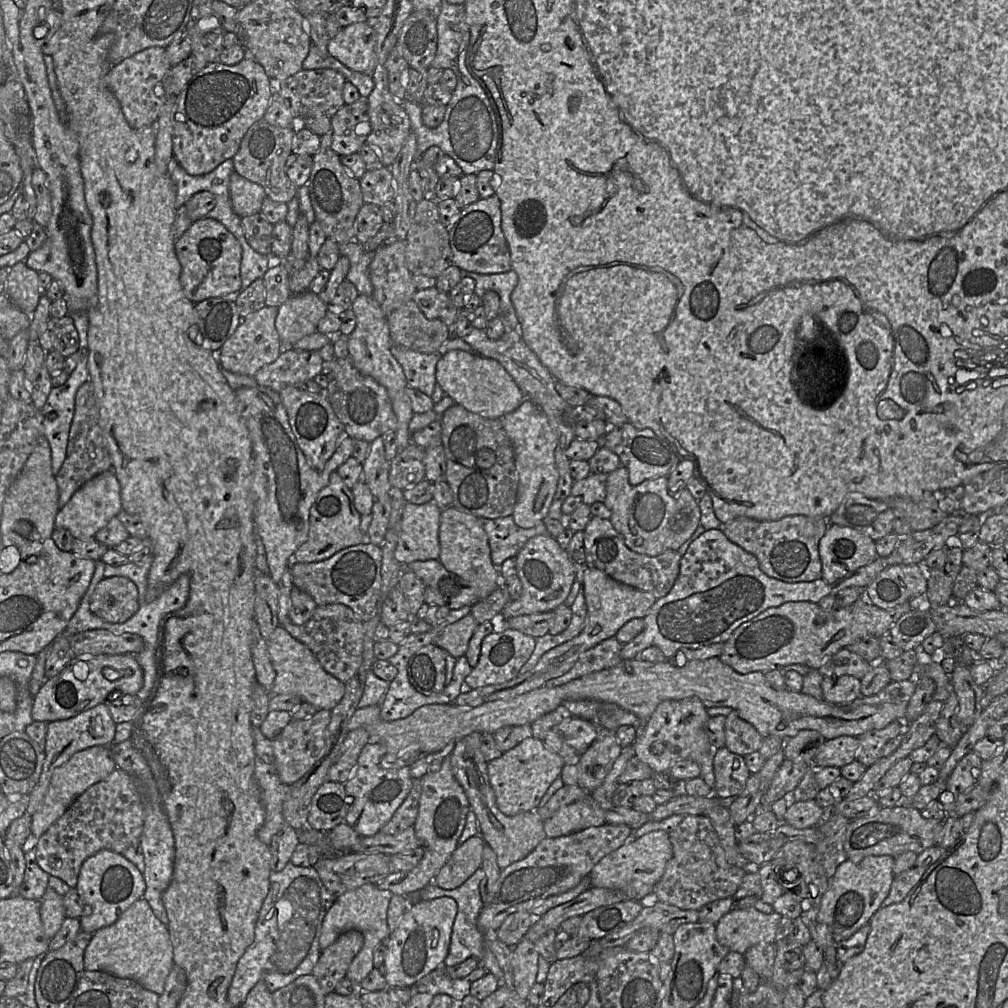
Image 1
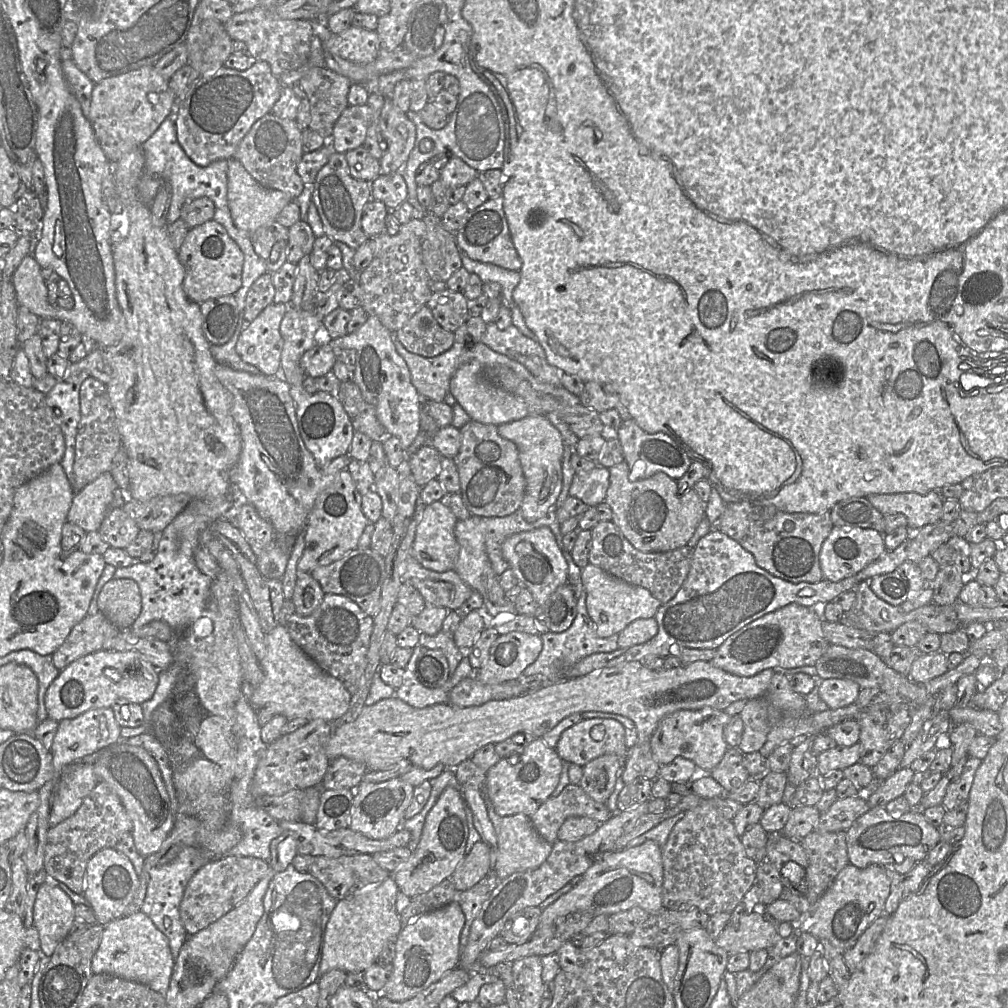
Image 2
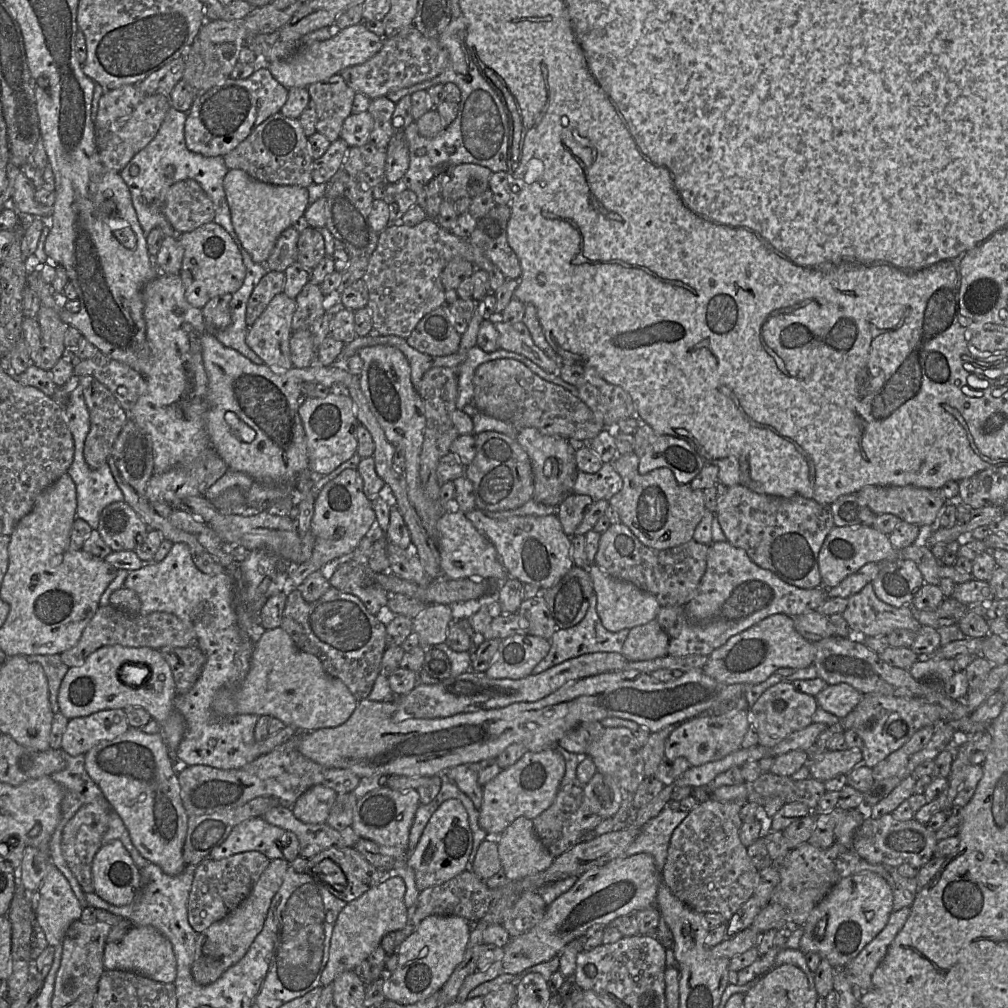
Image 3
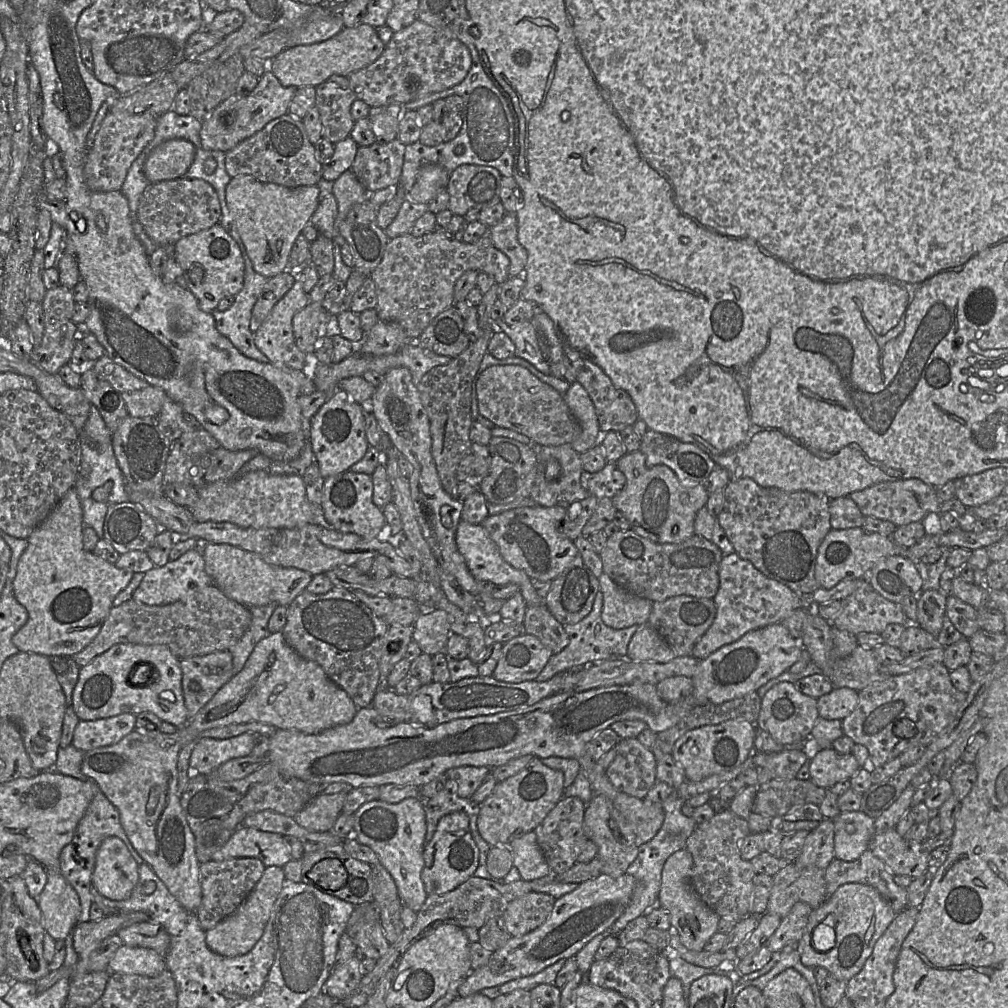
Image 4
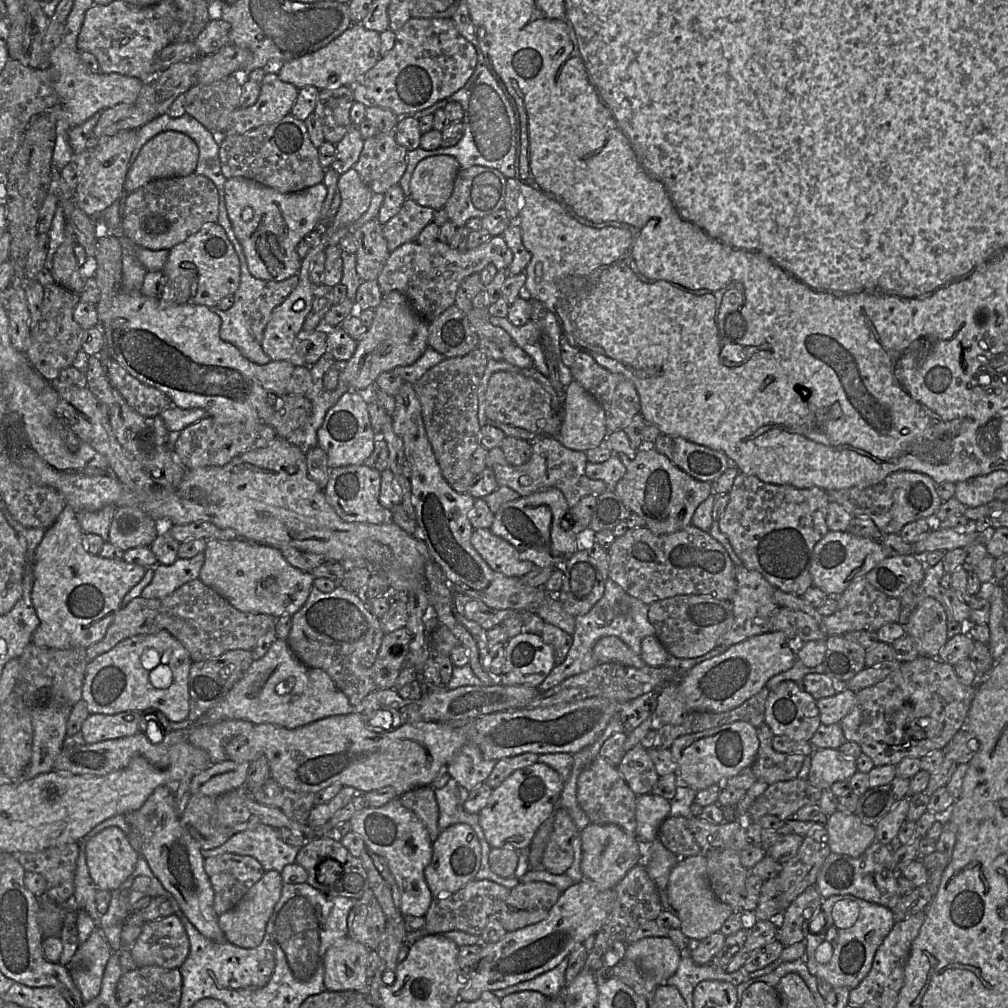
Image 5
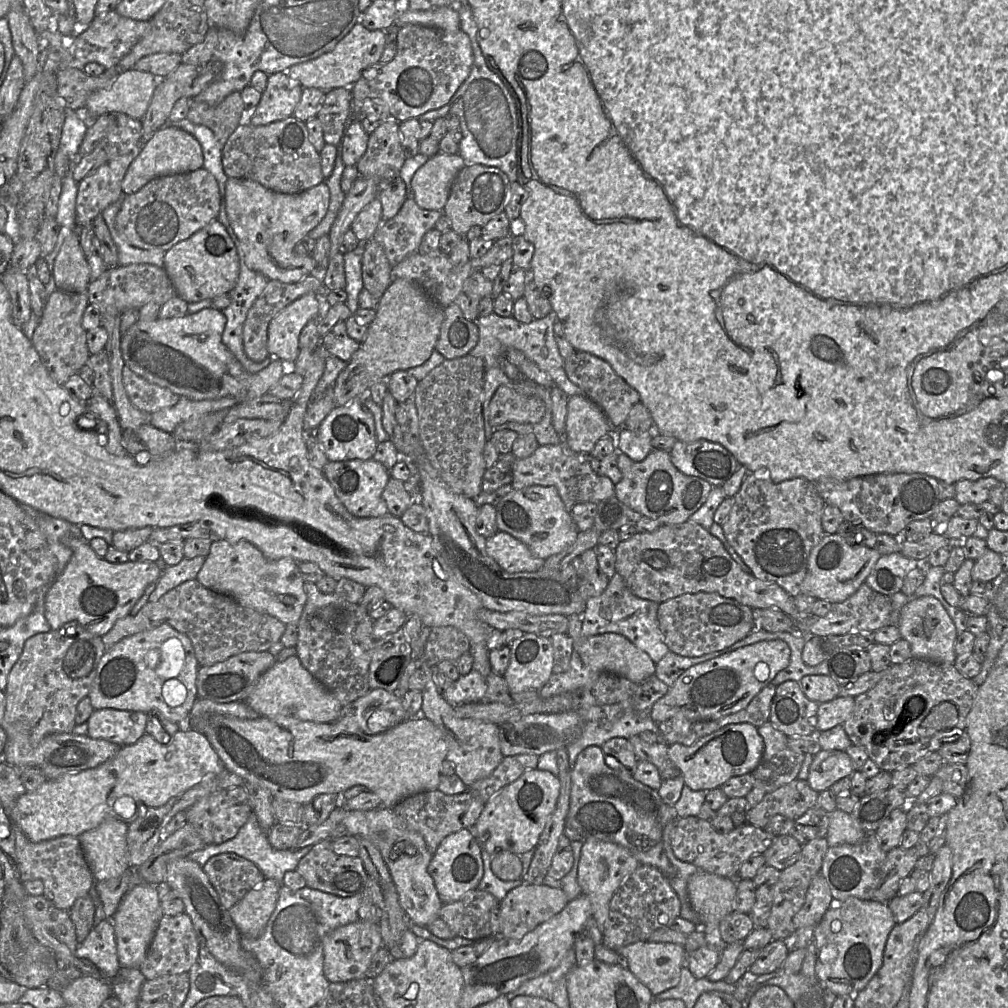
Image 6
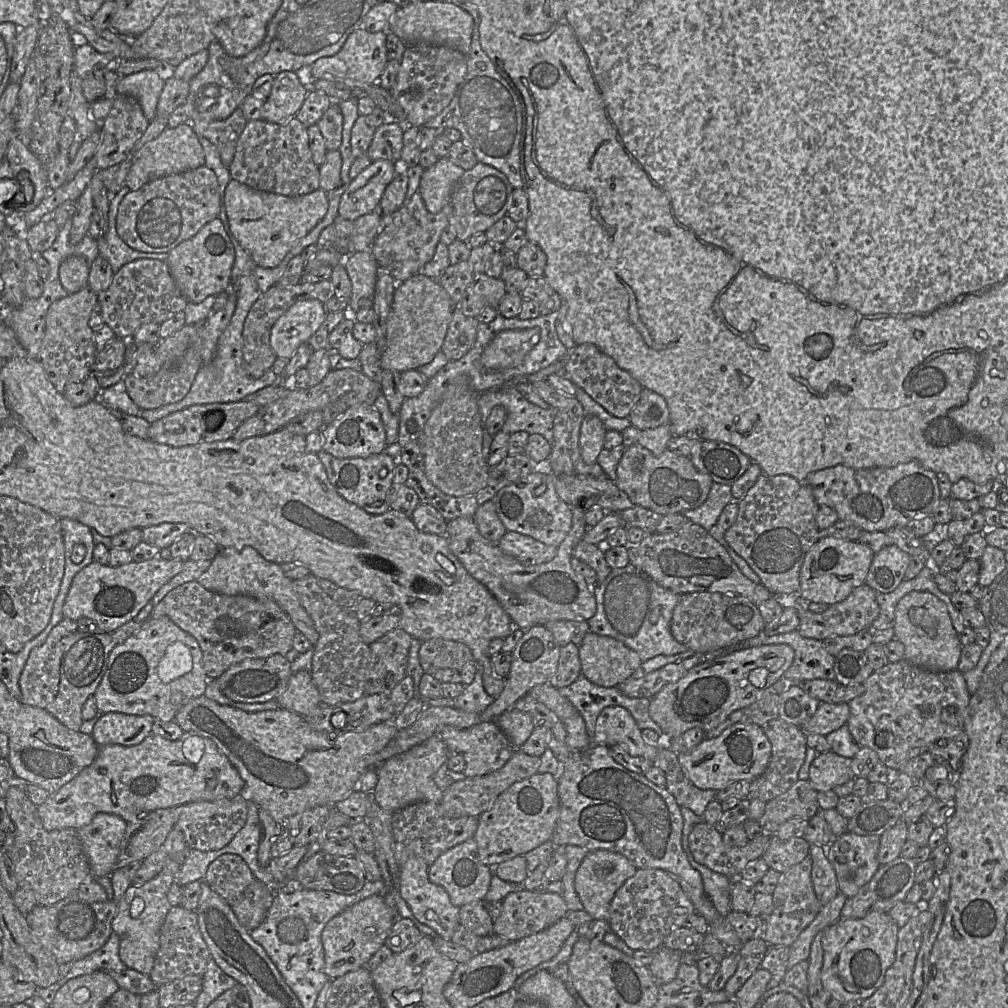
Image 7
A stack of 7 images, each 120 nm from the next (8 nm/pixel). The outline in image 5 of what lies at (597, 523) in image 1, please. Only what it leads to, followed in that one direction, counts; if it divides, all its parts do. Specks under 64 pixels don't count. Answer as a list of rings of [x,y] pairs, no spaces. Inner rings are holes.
[[[692,524],[680,531],[660,535],[653,533],[647,527],[628,529],[623,536],[613,541],[607,553],[608,578],[619,585],[628,595],[647,605],[677,595],[708,595],[718,600],[732,601],[737,590],[736,565],[724,546],[709,533]]]

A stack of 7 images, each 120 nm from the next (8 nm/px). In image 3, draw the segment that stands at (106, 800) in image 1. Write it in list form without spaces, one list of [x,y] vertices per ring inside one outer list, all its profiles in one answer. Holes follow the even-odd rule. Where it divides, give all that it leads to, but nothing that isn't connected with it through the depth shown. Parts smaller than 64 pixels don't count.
[[[98,803],[83,805],[66,824],[61,840],[63,857],[85,893],[94,893],[91,867],[94,856],[102,847],[102,838],[109,825],[109,810]]]

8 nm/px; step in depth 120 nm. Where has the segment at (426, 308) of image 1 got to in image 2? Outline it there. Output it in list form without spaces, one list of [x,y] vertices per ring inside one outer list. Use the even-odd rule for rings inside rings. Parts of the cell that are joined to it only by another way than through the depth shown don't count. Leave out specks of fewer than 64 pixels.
[[[445,289],[432,293],[426,306],[443,329],[454,333],[468,319],[469,304],[462,293]]]

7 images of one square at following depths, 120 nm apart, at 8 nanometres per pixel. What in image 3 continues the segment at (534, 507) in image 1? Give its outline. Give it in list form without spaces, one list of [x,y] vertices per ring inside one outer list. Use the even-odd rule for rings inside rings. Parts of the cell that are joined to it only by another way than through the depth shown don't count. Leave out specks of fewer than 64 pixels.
[[[528,427],[518,431],[516,441],[525,449],[531,461],[534,480],[533,499],[548,506],[558,506],[573,491],[577,474],[575,450],[568,440],[558,436],[543,435],[537,429]]]

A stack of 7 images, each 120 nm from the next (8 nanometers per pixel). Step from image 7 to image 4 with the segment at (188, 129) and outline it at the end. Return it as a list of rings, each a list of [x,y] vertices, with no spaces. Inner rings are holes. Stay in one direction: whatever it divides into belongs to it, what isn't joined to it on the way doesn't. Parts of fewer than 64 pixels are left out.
[[[183,139],[168,140],[148,155],[143,172],[150,184],[184,177],[195,158],[194,145]]]

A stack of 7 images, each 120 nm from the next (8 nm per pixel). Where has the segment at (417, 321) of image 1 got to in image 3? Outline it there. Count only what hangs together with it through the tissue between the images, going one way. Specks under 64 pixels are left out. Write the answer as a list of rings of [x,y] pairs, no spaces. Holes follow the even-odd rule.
[[[444,305],[424,316],[406,342],[423,354],[444,357],[458,352],[461,335],[454,328],[454,318]]]

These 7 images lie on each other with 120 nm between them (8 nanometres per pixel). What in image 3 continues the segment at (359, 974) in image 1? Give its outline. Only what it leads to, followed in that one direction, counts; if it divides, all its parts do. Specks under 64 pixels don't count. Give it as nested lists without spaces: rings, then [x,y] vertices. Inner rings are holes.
[[[388,875],[378,885],[366,891],[359,898],[348,902],[339,913],[335,922],[329,949],[329,958],[321,974],[321,986],[326,986],[344,971],[354,970],[361,962],[368,959],[370,954],[381,945],[382,938],[390,933],[402,930],[407,923],[407,907],[404,902],[406,886],[404,880],[396,875]]]

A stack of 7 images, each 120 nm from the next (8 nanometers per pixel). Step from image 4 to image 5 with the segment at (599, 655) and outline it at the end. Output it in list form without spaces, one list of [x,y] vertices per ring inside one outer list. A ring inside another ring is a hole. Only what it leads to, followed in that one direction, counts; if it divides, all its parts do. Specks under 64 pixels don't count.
[[[608,578],[605,580],[605,590],[601,599],[586,614],[575,617],[575,632],[573,643],[560,665],[555,665],[548,676],[538,686],[540,692],[545,692],[565,679],[586,672],[599,664],[593,654],[595,643],[606,636],[616,636],[621,639],[636,655],[641,655],[641,642],[647,636],[655,636],[655,629],[648,620],[649,605],[628,595],[619,585]]]

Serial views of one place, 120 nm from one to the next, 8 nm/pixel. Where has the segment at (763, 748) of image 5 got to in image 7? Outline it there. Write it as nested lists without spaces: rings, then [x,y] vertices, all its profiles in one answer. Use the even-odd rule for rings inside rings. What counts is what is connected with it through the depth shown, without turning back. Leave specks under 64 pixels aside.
[[[779,718],[762,727],[771,744],[771,757],[765,771],[750,783],[748,798],[768,802],[787,791],[799,778],[798,773],[806,757],[806,735],[802,728]]]

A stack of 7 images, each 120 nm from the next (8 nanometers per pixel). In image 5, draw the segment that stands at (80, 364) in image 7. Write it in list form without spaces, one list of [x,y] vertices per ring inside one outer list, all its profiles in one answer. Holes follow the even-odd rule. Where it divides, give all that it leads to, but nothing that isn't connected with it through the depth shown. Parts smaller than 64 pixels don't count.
[[[51,284],[44,288],[41,318],[36,327],[30,331],[29,347],[25,354],[33,368],[49,382],[57,379],[63,369],[71,366],[77,353],[82,349],[84,330],[73,316],[79,302],[79,294],[61,285]]]

